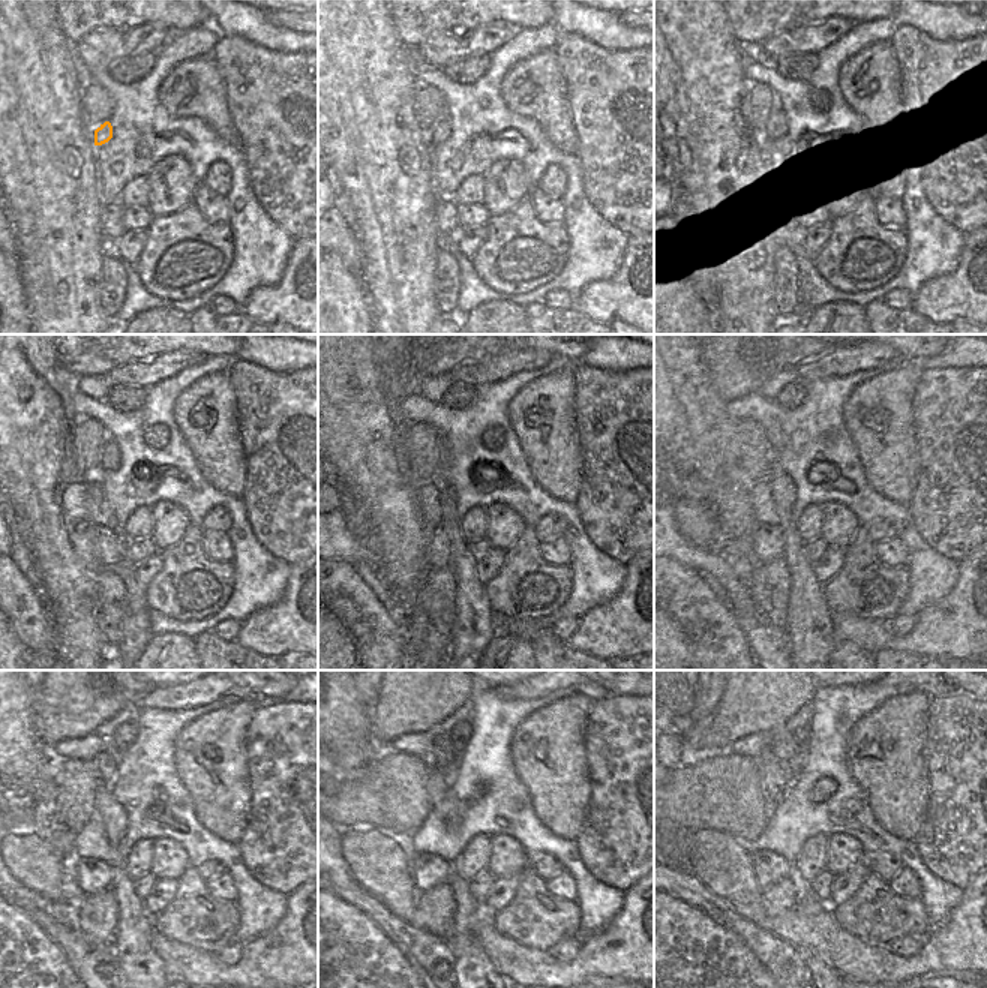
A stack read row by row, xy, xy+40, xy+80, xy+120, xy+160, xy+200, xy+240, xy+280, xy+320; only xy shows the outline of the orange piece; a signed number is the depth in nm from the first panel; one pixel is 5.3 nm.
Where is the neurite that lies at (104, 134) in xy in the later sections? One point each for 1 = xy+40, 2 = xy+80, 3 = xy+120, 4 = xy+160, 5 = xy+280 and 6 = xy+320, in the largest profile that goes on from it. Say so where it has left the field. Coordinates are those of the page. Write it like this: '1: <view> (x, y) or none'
1: xy+40 (441, 131)
2: xy+80 (777, 125)
3: xy+120 (110, 458)
4: xy+160 (444, 450)
5: xy+280 (443, 757)
6: xy+320 (782, 742)

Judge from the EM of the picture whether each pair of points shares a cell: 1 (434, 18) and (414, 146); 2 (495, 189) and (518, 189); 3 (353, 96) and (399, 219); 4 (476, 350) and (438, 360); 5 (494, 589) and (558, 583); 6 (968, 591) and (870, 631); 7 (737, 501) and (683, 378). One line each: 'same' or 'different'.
1: different
2: same
3: same
4: same
5: same
6: same
7: same

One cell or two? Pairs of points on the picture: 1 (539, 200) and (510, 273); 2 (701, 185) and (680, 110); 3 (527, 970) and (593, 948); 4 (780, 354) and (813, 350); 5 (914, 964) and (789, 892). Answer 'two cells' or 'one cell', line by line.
1: two cells
2: one cell
3: one cell
4: one cell
5: two cells

